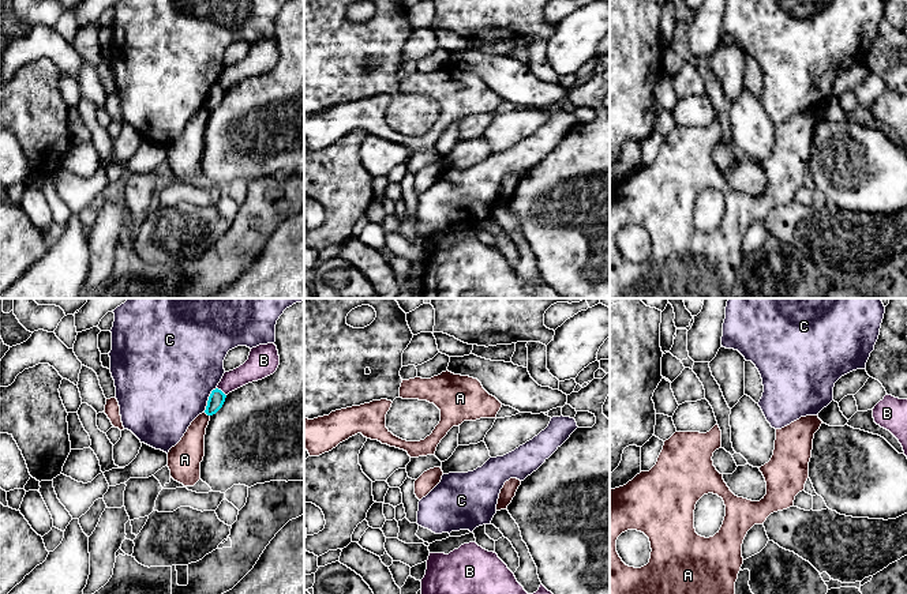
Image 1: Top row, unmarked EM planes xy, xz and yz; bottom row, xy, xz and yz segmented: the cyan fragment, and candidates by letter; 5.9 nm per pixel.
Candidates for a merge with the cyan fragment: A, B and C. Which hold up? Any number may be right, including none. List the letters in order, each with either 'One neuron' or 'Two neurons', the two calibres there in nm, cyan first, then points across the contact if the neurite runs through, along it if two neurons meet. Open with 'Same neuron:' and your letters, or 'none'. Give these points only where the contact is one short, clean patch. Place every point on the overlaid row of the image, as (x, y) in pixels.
Same neuron: none
A: Two neurons. Thickness 90 nm (cyan) against 170 nm. Boundary: xy (205, 412), (209, 416)
B: Two neurons. Thickness 90 nm (cyan) against 150 nm
C: Two neurons. Thickness 90 nm (cyan) against 480 nm

